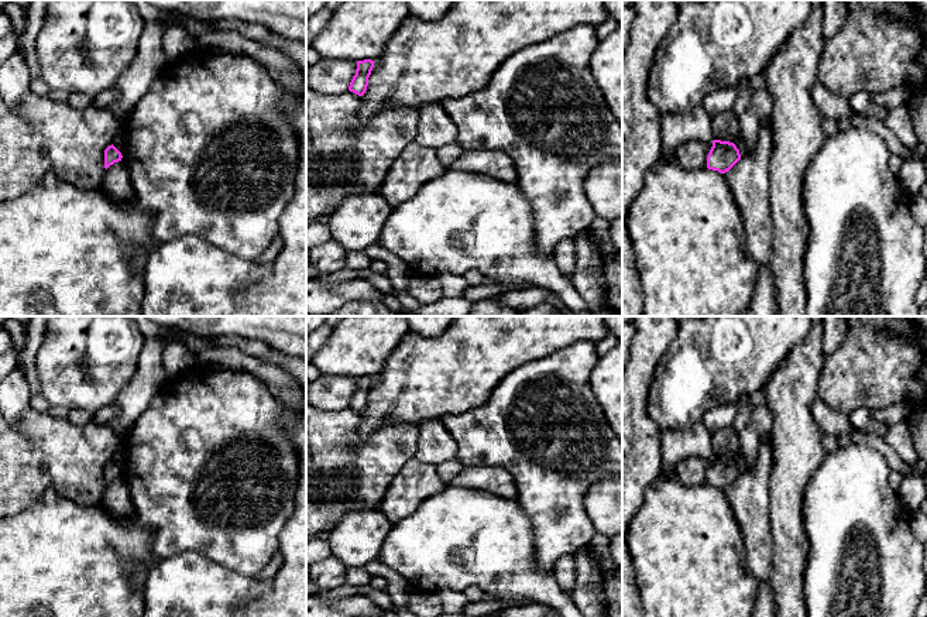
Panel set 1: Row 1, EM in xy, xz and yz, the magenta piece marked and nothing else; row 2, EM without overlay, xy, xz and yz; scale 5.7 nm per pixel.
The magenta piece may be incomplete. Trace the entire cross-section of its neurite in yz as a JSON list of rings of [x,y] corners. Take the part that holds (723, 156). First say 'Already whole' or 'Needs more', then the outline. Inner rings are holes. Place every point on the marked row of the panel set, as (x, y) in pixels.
Already whole. [[[714,140],[707,155],[707,168],[725,174],[741,160],[739,150],[734,143]]]

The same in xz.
Already whole. [[[371,59],[357,61],[356,75],[350,82],[349,90],[358,96],[363,96],[367,90],[368,78],[371,75],[372,68],[374,61]]]

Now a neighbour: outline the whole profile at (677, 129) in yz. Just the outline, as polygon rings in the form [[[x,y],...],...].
[[[703,103],[687,113],[665,113],[660,116],[663,151],[669,158],[680,145],[689,141],[708,141],[713,137],[711,116]]]

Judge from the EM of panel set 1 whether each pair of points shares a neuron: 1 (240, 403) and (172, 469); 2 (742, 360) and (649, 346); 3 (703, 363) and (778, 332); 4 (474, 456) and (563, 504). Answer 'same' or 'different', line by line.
1: same
2: different
3: same
4: same

